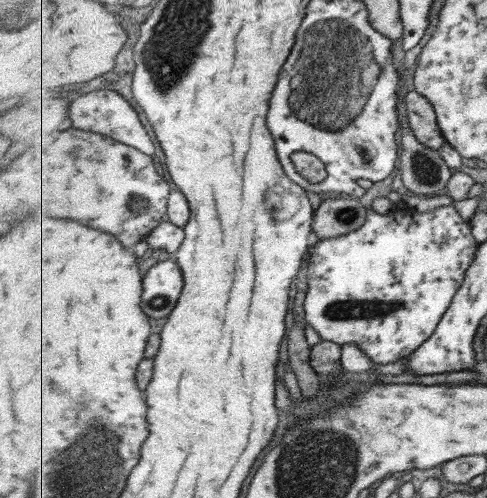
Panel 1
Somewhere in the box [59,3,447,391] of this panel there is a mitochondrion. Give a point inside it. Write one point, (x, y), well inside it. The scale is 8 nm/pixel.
(341, 76)

